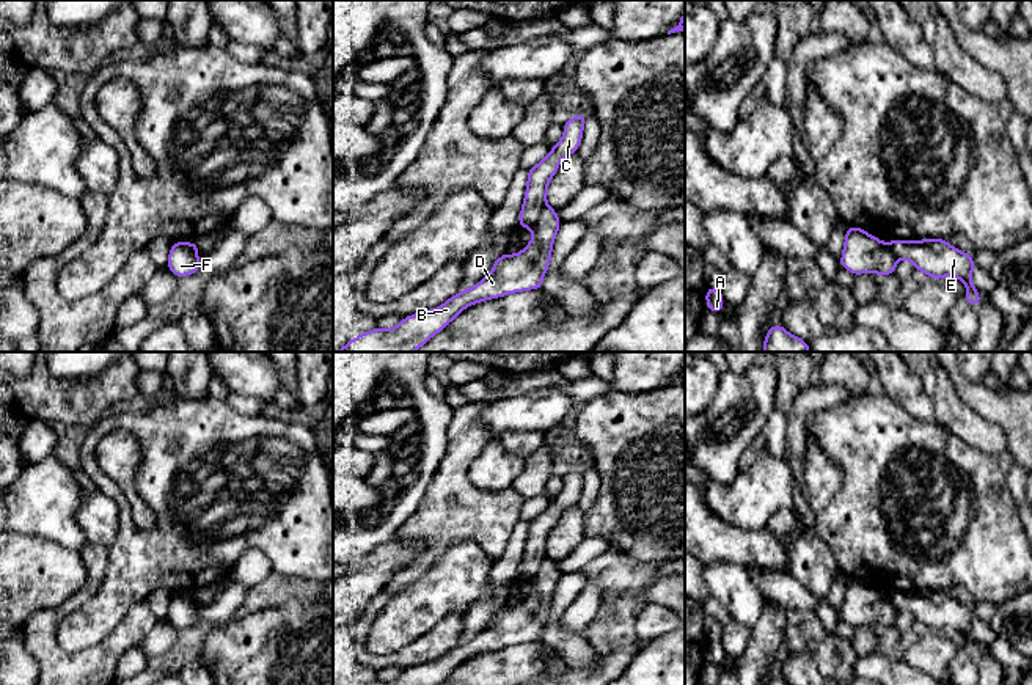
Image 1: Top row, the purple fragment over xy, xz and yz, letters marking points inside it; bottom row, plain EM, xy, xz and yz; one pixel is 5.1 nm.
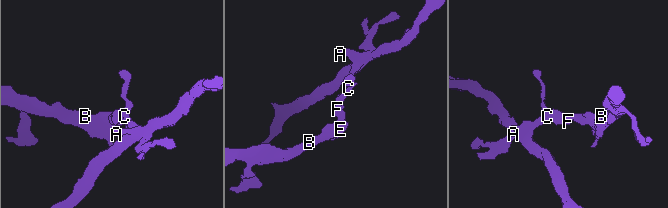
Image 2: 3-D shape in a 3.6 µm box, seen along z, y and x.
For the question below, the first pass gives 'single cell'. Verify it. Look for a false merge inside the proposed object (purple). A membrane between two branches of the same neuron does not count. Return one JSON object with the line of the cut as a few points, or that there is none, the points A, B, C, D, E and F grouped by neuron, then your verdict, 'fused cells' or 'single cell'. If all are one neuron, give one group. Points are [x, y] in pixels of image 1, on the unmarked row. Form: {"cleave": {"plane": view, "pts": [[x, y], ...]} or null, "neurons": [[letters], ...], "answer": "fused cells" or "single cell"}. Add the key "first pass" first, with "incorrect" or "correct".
{"first pass": "incorrect", "cleave": {"plane": "xz", "pts": [[547, 556], [530, 580]]}, "neurons": [["A", "C", "F"], ["B", "D", "E"]], "answer": "fused cells"}

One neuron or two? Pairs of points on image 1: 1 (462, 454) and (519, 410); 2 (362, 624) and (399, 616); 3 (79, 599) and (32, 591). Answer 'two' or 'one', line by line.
1: two
2: two
3: two

